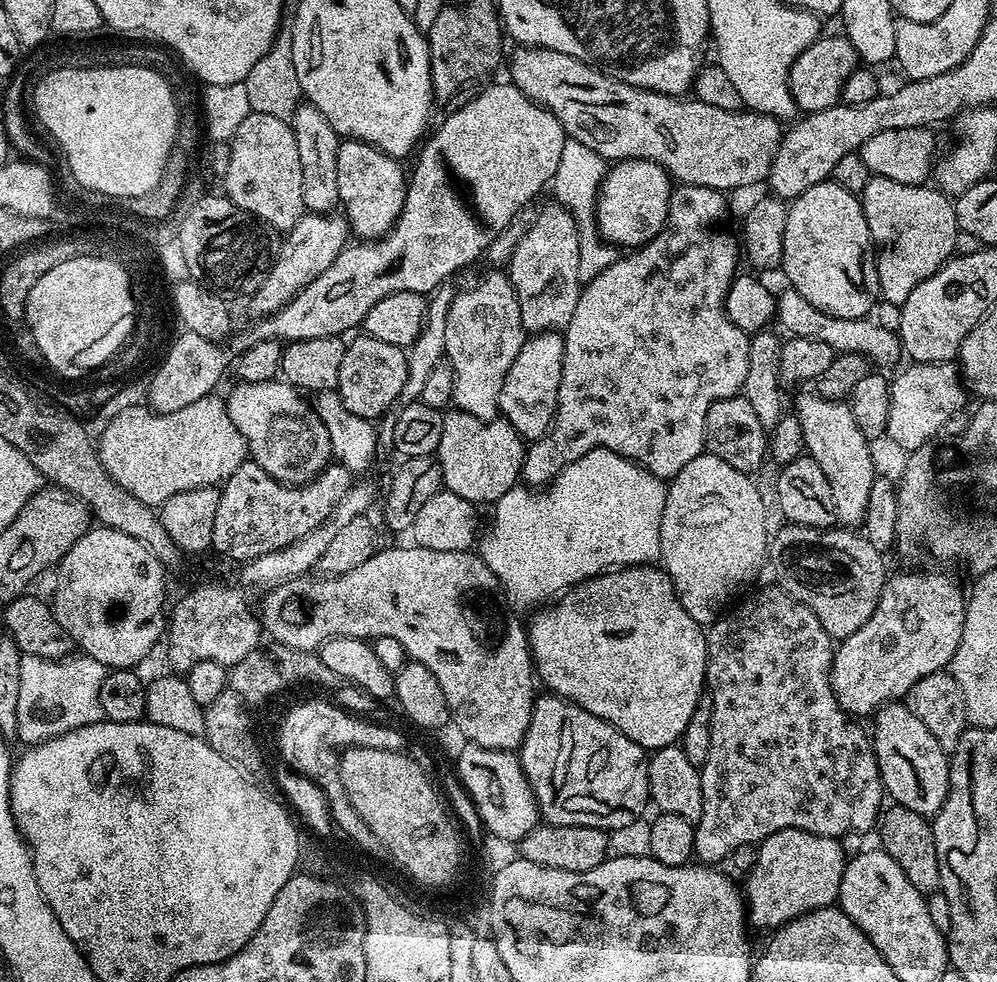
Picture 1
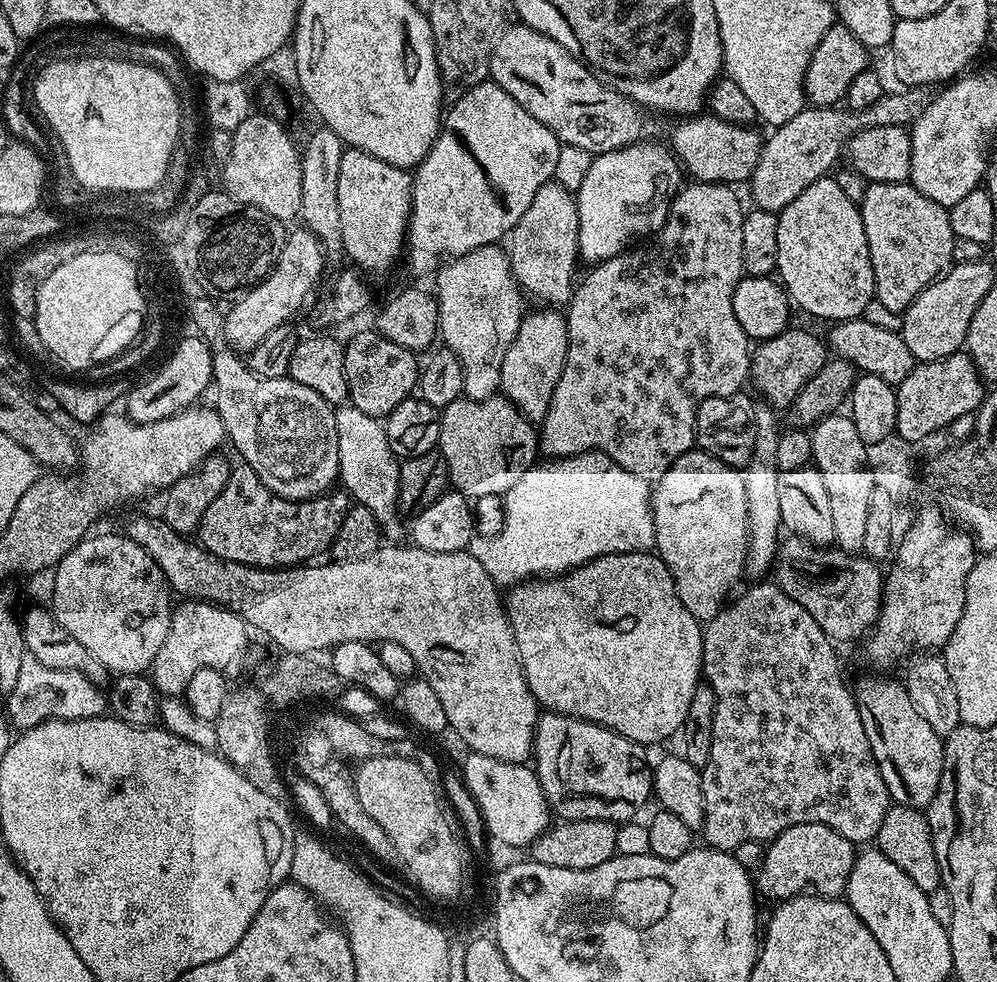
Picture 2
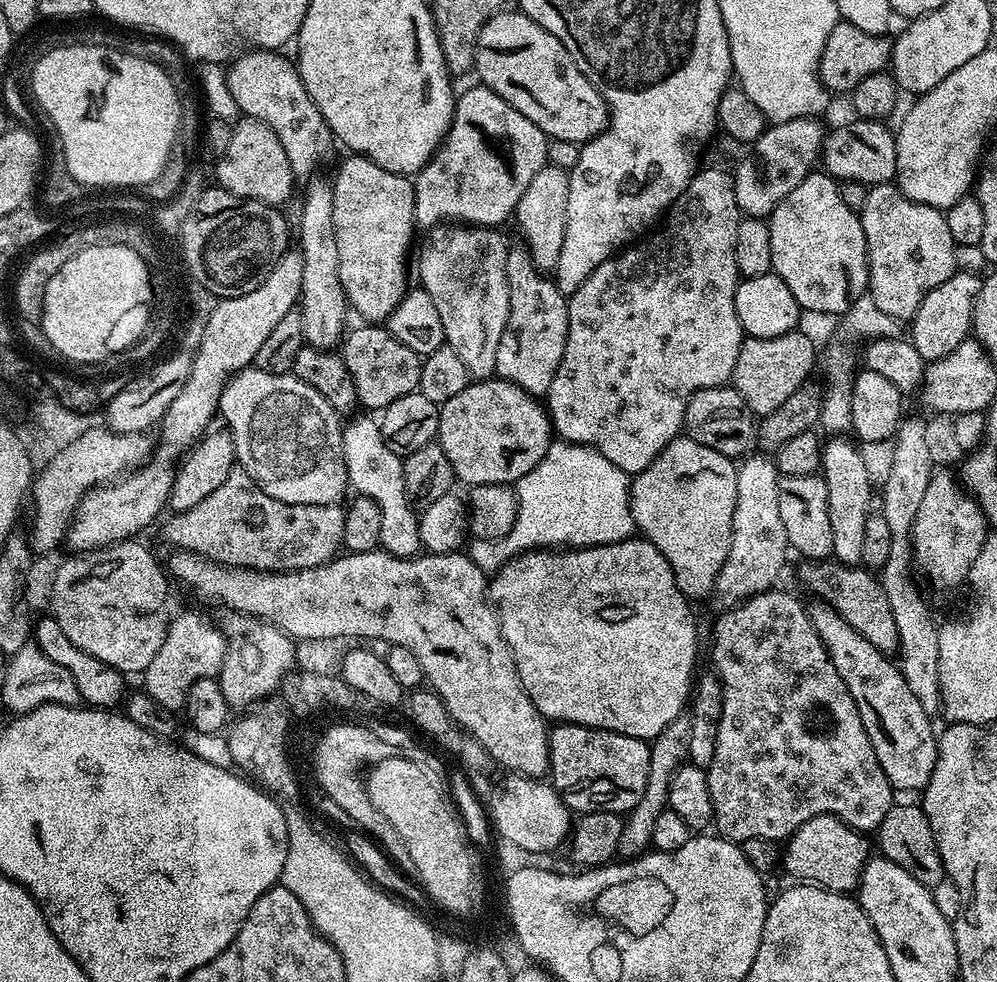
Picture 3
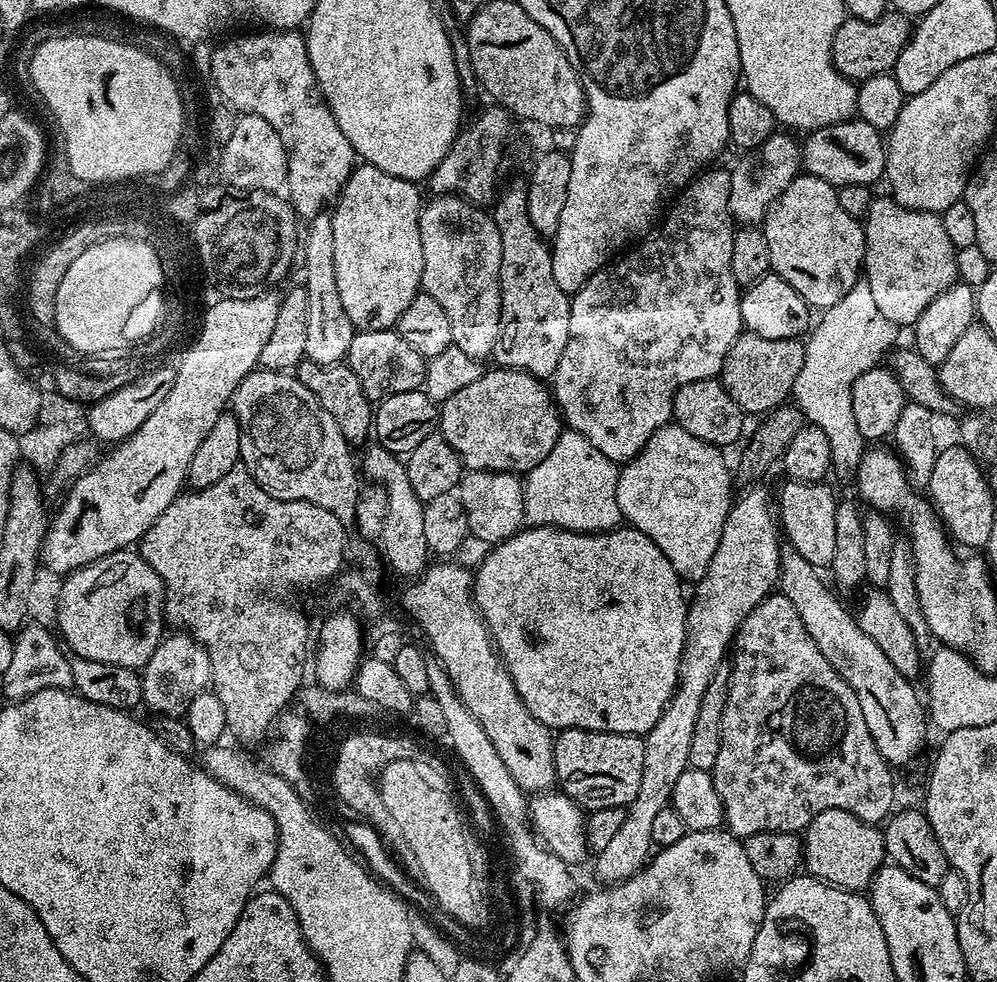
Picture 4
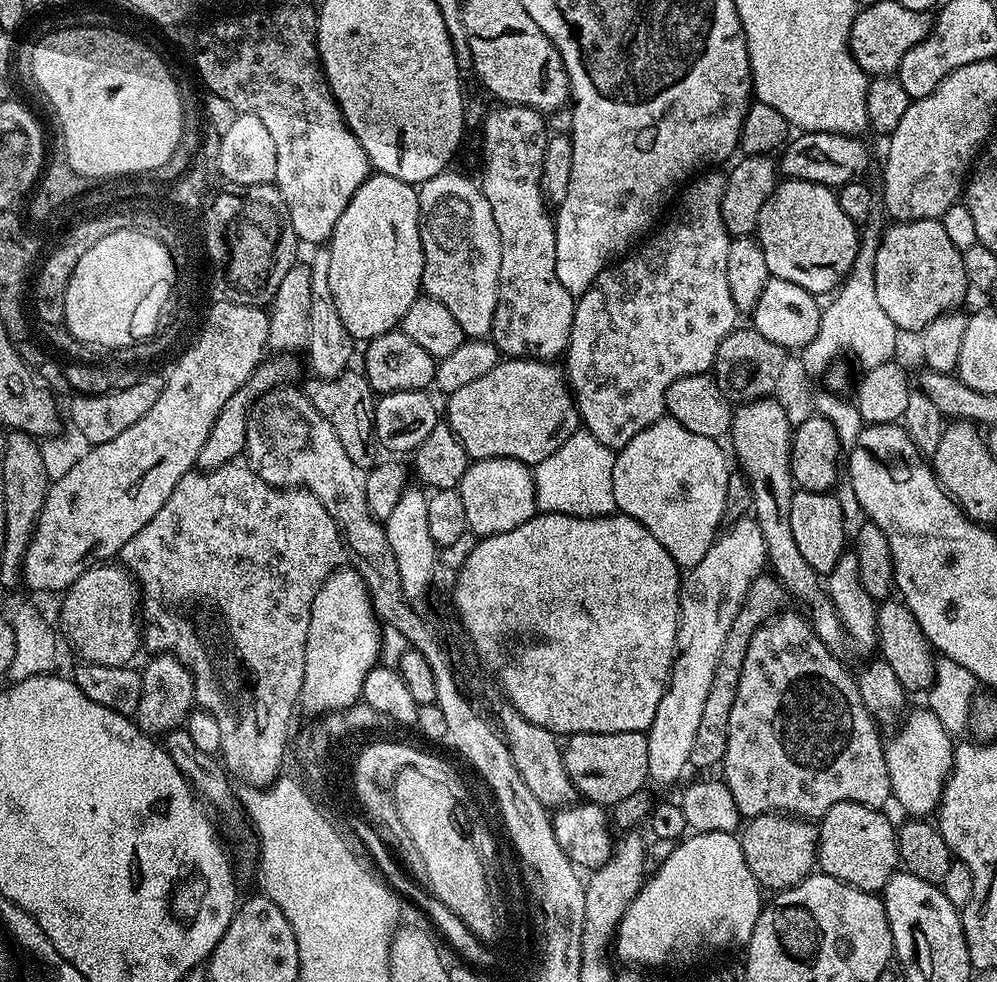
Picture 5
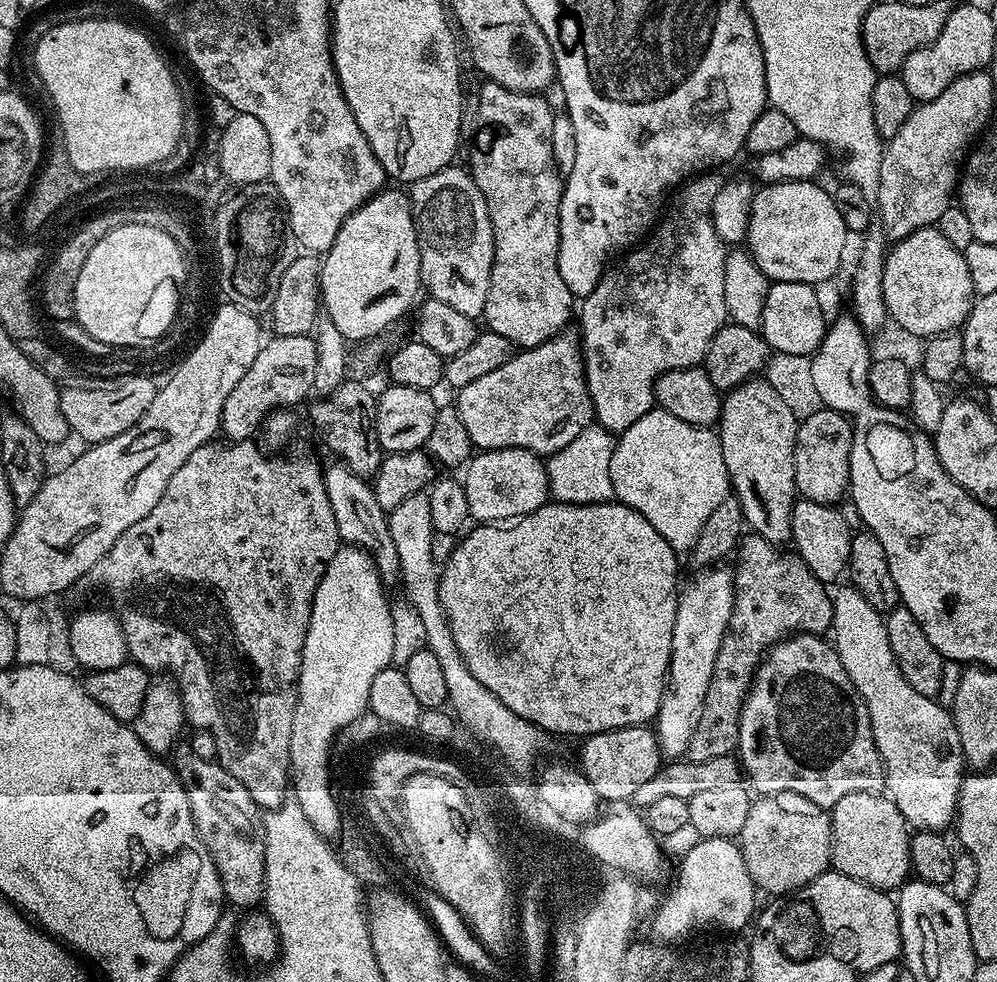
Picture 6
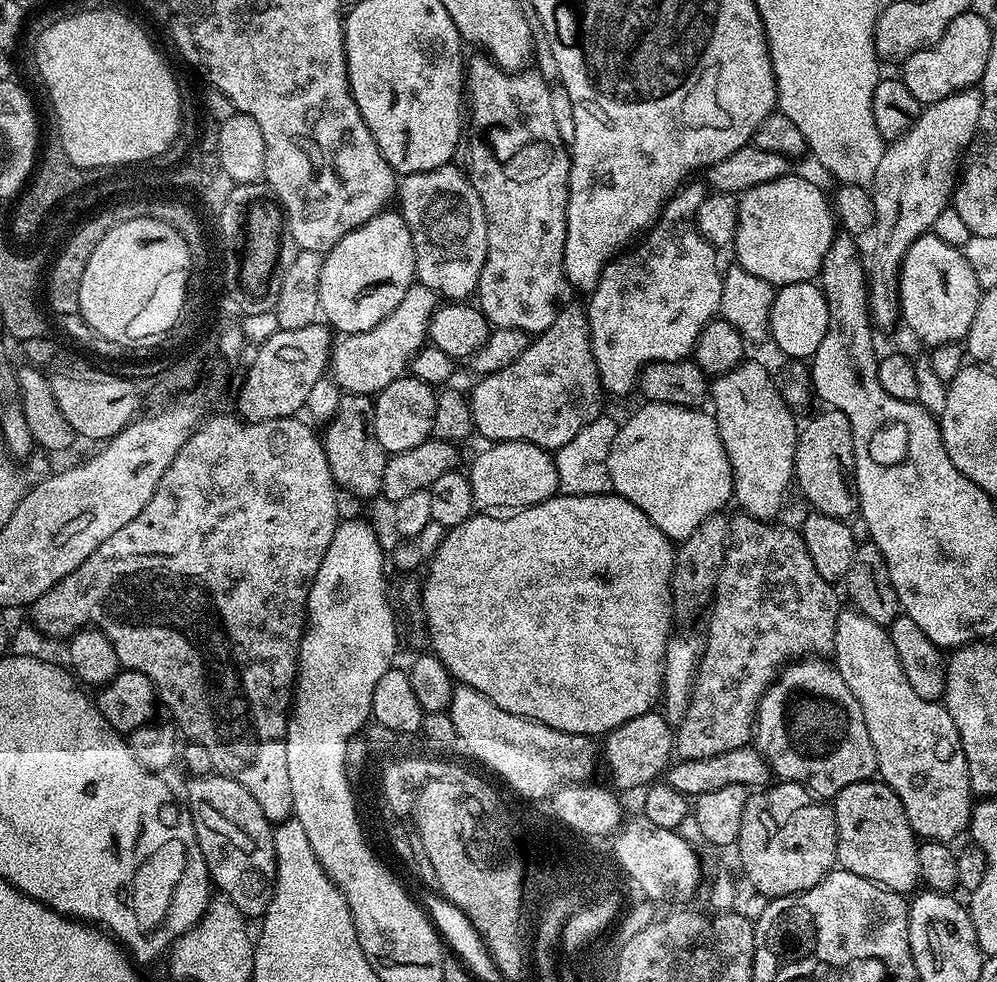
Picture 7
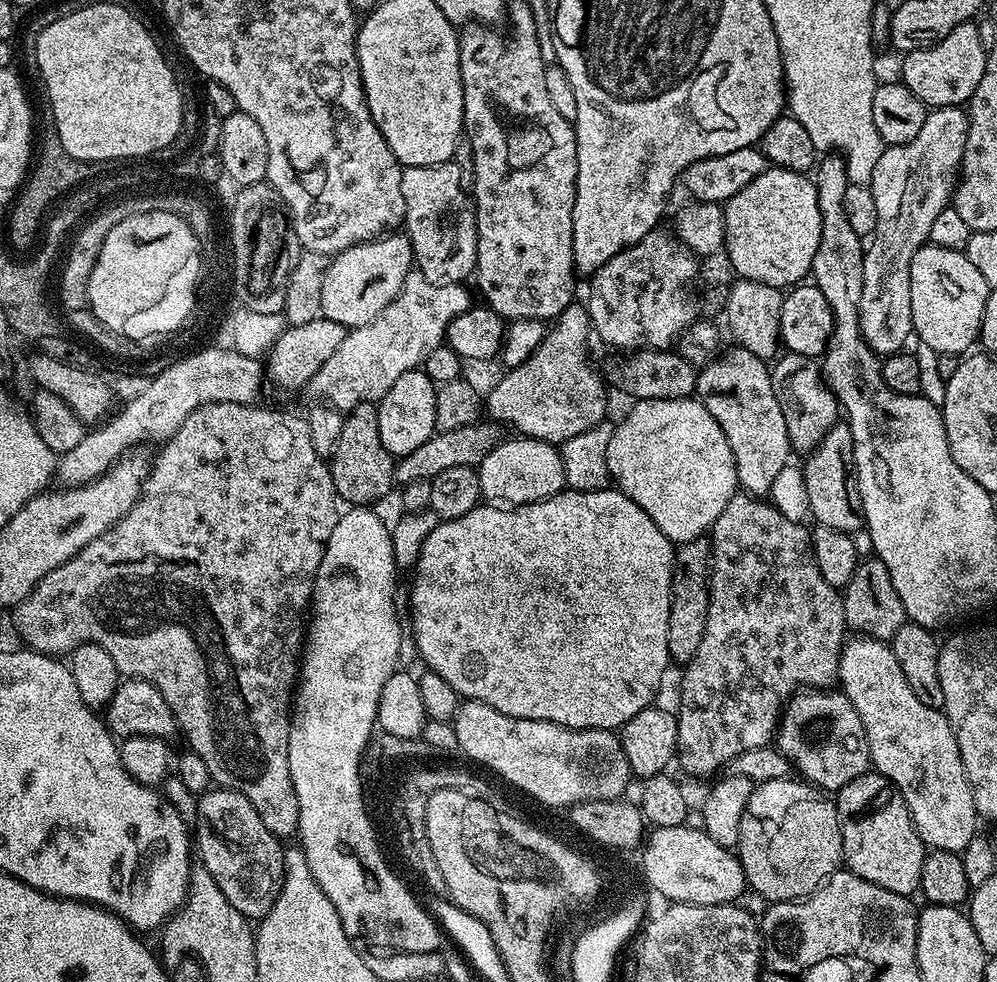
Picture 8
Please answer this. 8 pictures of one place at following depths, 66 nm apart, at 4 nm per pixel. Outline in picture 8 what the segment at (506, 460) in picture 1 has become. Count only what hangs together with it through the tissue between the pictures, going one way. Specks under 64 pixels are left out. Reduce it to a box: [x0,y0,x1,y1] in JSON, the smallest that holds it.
[486,302,608,446]

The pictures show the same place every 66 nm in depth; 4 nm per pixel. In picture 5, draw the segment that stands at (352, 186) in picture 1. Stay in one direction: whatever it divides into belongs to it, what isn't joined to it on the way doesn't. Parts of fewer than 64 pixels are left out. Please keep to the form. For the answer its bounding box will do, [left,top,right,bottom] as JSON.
[327,172,424,342]

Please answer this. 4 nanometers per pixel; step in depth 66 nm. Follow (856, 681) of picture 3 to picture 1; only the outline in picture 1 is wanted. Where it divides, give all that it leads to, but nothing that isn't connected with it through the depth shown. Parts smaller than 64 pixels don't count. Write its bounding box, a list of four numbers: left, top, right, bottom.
[872,703,949,816]

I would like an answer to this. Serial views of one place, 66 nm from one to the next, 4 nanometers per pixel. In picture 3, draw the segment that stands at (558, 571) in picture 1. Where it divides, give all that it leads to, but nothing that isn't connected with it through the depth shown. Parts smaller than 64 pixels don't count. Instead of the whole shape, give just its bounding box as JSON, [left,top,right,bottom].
[467,442,637,574]

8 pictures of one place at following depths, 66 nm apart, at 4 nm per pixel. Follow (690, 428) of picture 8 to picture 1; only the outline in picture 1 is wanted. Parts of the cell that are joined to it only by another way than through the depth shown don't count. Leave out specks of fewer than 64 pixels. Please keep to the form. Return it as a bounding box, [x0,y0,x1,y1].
[660,454,770,626]

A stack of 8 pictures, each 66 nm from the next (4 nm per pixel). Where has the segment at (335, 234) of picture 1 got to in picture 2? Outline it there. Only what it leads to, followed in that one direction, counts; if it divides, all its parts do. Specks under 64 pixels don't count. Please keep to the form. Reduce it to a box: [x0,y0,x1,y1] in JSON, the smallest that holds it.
[223,227,326,350]

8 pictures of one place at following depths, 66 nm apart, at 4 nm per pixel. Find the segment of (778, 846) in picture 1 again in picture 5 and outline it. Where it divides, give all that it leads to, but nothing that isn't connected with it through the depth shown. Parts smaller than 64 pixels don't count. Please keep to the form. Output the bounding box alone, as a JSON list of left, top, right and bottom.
[816,802,900,893]

